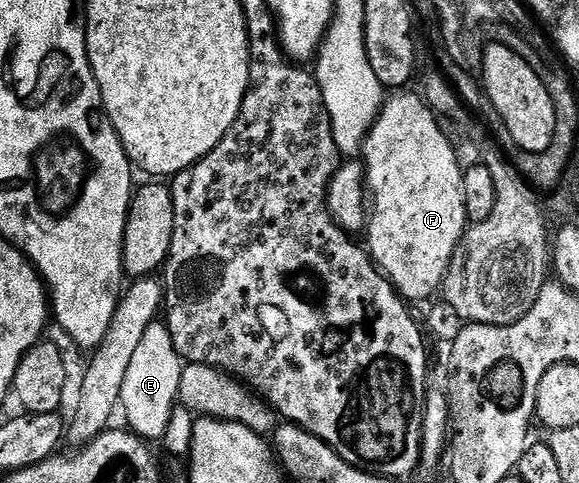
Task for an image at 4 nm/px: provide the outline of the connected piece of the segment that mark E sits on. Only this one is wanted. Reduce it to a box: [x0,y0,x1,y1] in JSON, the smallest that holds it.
[119,323,185,442]

